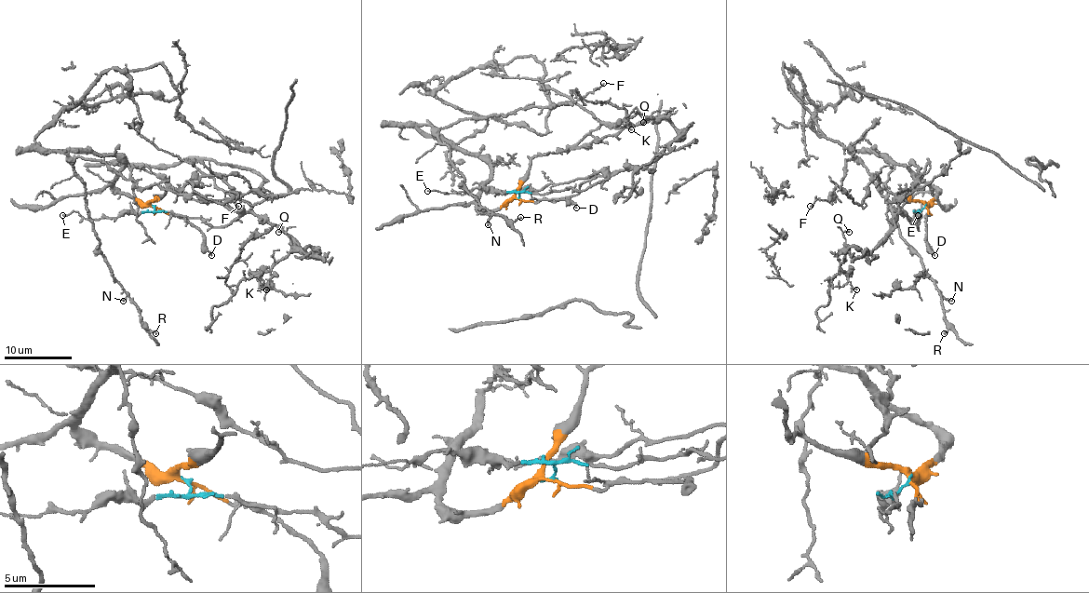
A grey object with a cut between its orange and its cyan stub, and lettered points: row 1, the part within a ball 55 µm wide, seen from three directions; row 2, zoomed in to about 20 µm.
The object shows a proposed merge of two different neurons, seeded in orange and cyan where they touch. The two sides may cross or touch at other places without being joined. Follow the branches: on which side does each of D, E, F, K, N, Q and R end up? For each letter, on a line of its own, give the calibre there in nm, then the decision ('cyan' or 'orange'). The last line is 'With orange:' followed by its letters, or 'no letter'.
D: calibre 170 nm; orange
E: calibre 90 nm; cyan
F: calibre 130 nm; orange
K: calibre 90 nm; cyan
N: calibre 170 nm; orange
Q: calibre 110 nm; cyan
R: calibre 110 nm; orange
With orange: D, F, N, R

